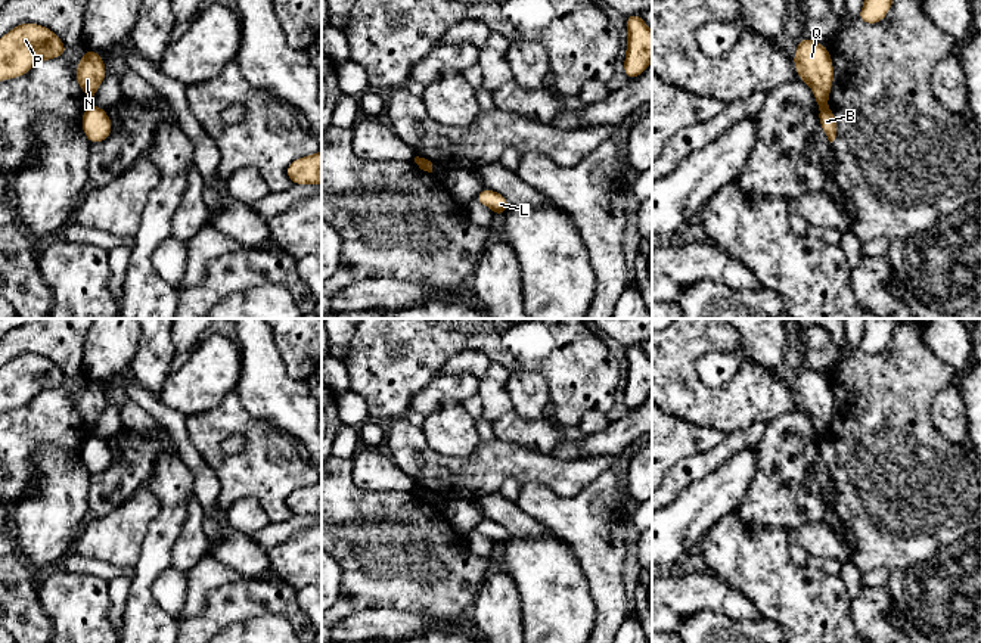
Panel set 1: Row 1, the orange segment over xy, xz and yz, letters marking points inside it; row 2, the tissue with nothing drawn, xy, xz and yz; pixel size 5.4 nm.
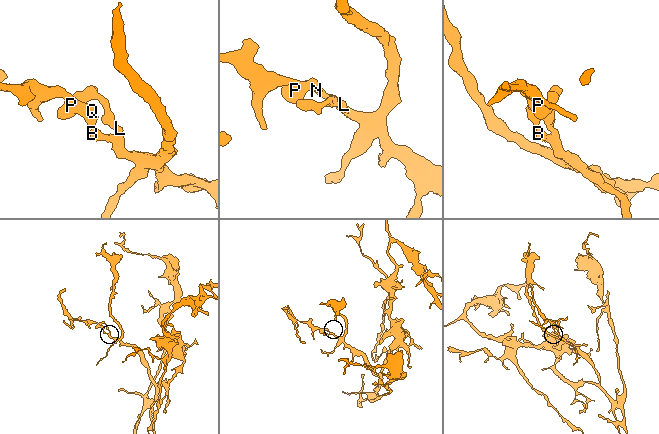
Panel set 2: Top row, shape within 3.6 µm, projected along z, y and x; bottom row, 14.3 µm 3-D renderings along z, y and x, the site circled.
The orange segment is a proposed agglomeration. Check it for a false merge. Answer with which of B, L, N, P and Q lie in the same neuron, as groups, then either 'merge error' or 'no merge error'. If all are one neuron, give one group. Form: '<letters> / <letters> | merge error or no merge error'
B L / N P Q | merge error

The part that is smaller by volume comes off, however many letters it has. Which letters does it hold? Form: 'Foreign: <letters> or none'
Foreign: N, P, Q

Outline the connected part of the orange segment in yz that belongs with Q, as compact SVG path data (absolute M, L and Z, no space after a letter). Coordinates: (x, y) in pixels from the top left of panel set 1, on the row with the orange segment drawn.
M800 38L792 60L800 80L811 87L819 108L826 108L835 77L829 49L819 44L816 40Z

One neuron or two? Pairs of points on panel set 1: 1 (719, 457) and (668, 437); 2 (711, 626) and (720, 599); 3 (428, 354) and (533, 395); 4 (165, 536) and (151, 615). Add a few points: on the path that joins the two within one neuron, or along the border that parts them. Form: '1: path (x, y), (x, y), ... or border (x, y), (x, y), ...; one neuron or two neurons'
1: border (728, 434), (713, 447), (683, 456), (671, 466); two neurons
2: border (750, 618), (698, 611), (682, 620); two neurons
3: border (511, 372), (537, 372), (545, 381); two neurons
4: path (155, 555), (145, 572), (143, 596); one neuron

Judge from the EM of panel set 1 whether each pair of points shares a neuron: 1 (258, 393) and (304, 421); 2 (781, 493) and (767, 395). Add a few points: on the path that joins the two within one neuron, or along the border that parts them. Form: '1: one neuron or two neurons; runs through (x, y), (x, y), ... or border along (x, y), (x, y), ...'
1: one neuron; runs through (266, 406), (285, 425), (291, 425)
2: two neurons; border along (798, 409), (779, 415), (767, 423)

